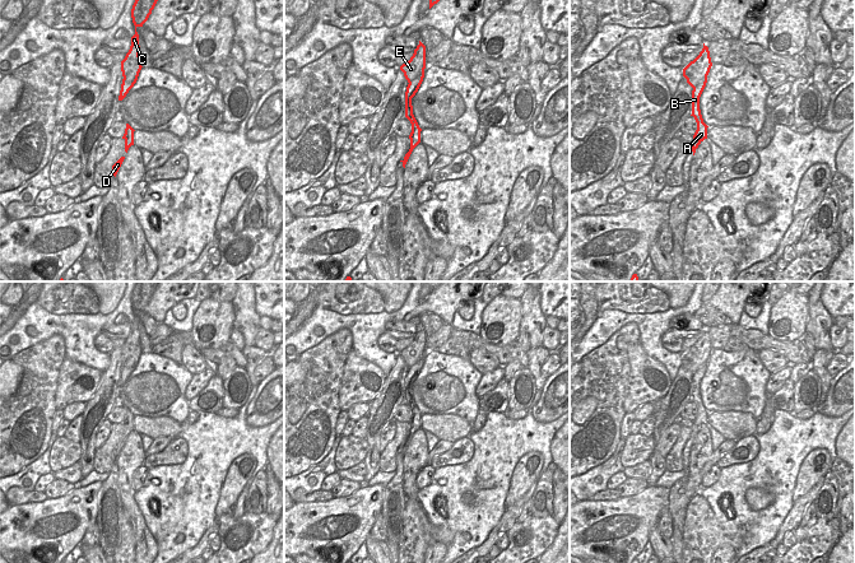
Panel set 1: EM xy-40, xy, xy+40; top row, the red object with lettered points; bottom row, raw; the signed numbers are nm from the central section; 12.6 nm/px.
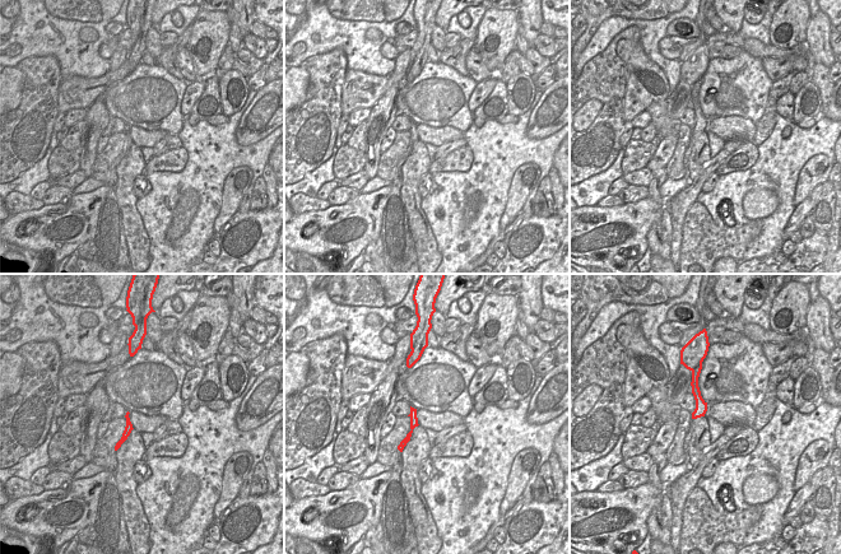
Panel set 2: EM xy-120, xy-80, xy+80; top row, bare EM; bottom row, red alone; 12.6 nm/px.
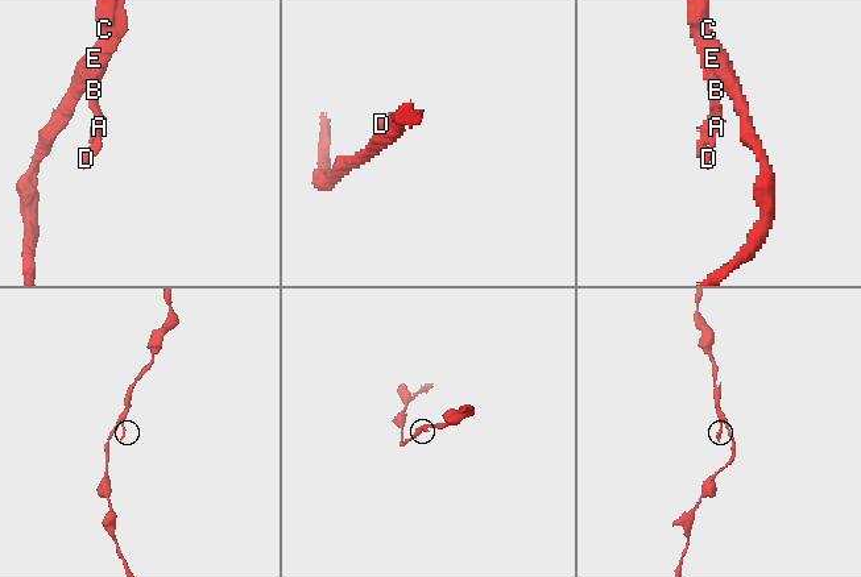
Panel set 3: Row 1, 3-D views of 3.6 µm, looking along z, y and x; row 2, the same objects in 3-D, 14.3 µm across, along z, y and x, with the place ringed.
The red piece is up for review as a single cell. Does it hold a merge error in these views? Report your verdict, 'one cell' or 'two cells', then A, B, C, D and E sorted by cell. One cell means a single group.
two cells | A B D / C E

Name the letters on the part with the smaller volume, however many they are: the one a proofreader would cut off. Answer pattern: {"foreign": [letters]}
{"foreign": ["A", "B", "D"]}

